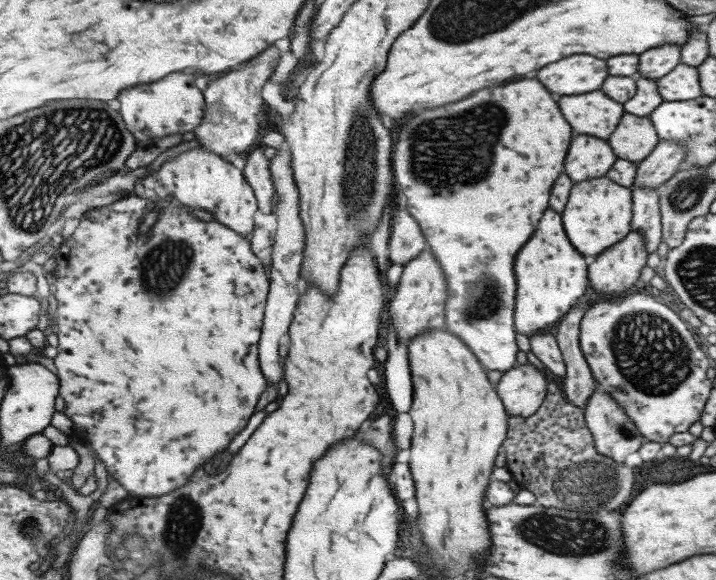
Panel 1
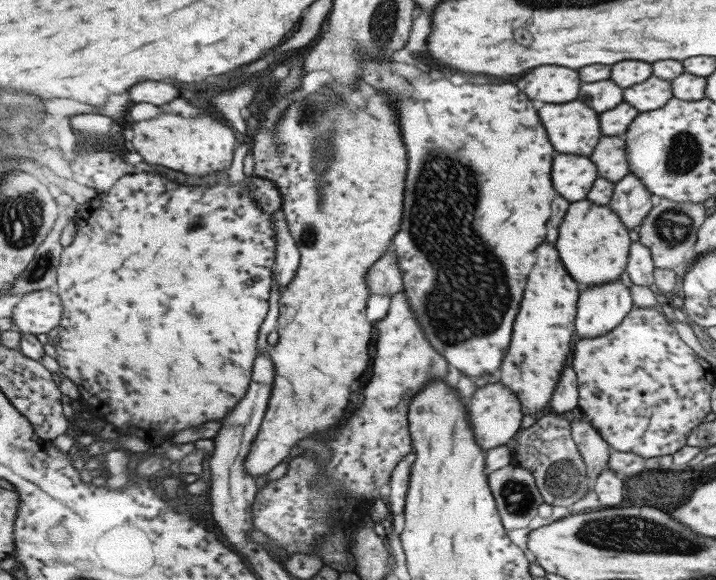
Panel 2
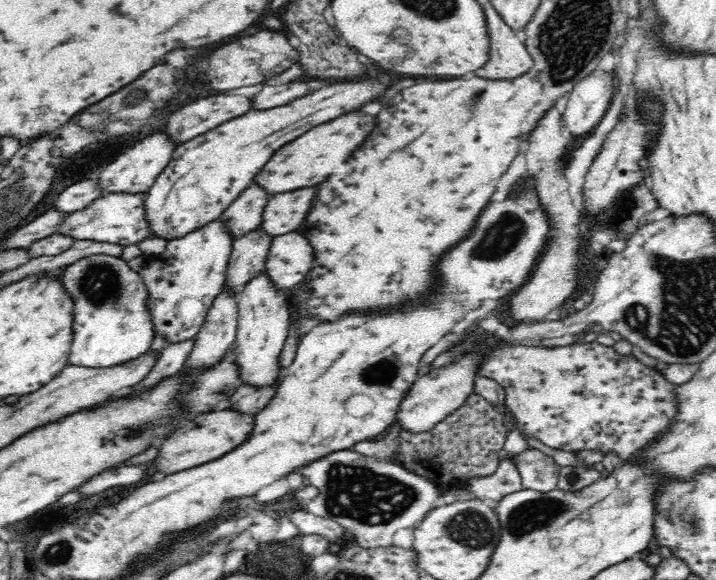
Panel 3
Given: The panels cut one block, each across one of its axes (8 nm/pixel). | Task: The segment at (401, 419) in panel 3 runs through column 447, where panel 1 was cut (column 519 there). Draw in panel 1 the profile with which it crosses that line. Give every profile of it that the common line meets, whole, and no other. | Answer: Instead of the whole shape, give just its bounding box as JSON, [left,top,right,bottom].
[496,364,548,416]

